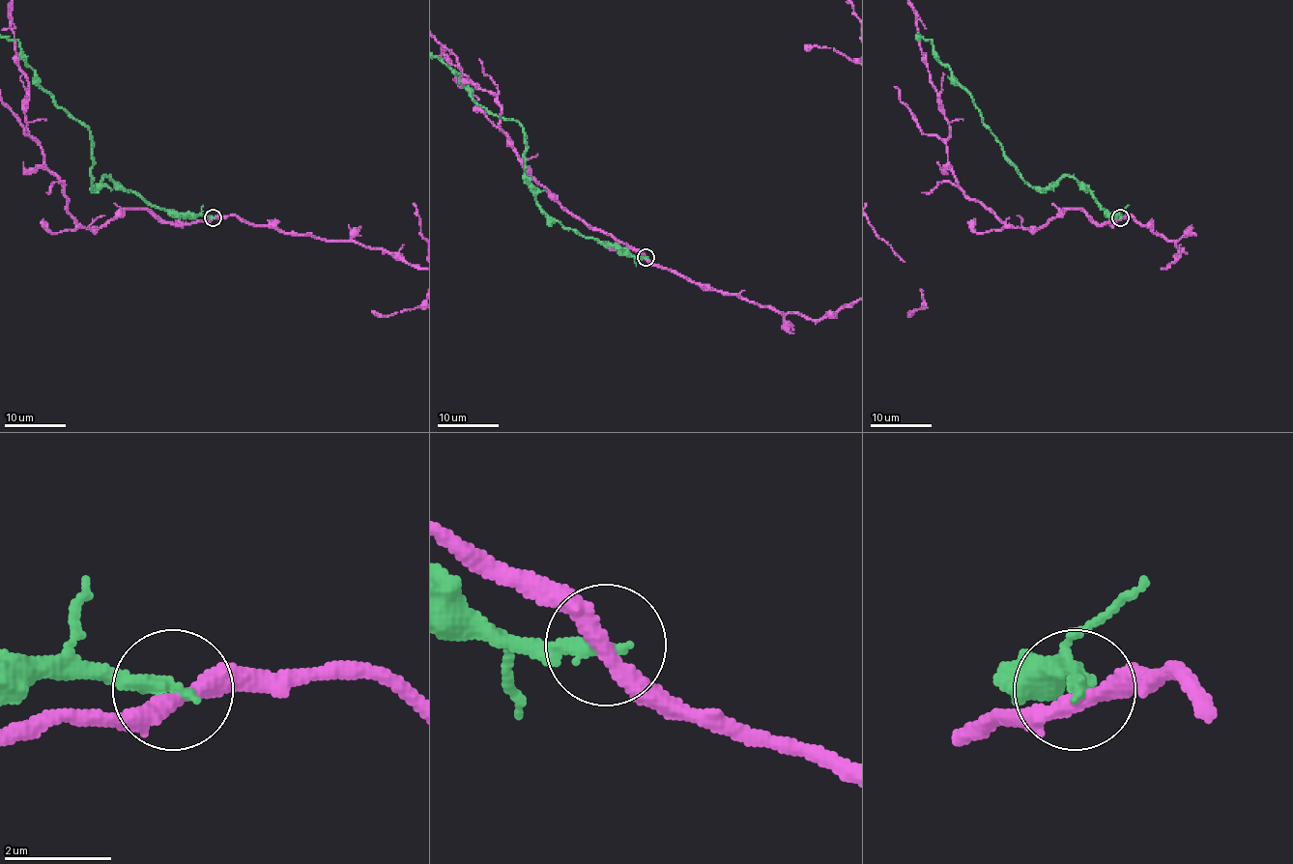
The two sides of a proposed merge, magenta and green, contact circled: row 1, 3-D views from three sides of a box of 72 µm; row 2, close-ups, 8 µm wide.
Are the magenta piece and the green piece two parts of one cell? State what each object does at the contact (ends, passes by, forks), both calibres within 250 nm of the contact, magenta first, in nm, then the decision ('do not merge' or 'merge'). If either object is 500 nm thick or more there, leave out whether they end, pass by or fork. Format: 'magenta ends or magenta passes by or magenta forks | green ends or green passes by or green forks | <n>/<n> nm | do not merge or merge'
magenta passes by | green ends | 320/300 nm | do not merge

